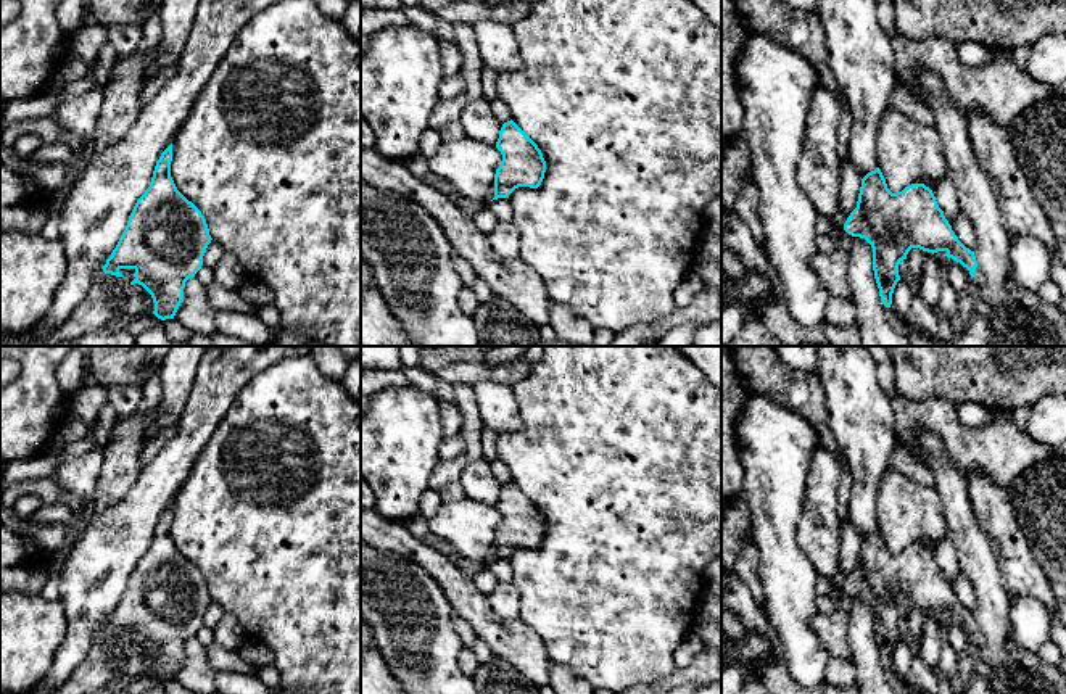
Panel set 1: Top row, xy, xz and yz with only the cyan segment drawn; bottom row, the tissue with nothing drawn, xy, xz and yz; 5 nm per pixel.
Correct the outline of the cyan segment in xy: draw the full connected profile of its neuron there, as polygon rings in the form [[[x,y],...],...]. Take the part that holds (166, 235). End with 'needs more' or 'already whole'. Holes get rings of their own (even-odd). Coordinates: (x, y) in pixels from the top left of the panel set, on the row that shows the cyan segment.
[[[172,143],[161,153],[159,159],[156,161],[150,187],[137,200],[129,216],[126,230],[122,232],[111,256],[106,259],[106,264],[95,275],[85,299],[74,309],[74,312],[64,324],[55,327],[45,337],[42,346],[50,346],[53,343],[71,343],[72,340],[95,330],[108,330],[108,332],[127,330],[130,335],[137,338],[142,332],[148,330],[155,324],[156,317],[163,320],[163,327],[166,319],[174,319],[184,299],[185,282],[190,277],[195,277],[195,274],[201,269],[203,256],[213,238],[209,235],[209,229],[201,211],[177,190],[171,177],[171,161],[172,161]],[[118,277],[124,277],[127,287],[134,283],[142,285],[151,295],[155,311],[145,312],[138,317],[130,317],[126,312],[126,309],[114,301],[111,295],[111,285]]] | needs more

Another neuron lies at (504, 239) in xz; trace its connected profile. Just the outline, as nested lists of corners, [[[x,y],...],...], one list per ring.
[[[498,222],[494,230],[488,233],[488,240],[501,259],[519,258],[520,232],[514,222]]]

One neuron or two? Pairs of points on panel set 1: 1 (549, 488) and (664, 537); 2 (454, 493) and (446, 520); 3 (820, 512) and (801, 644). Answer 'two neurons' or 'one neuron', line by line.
1: one neuron
2: two neurons
3: two neurons

